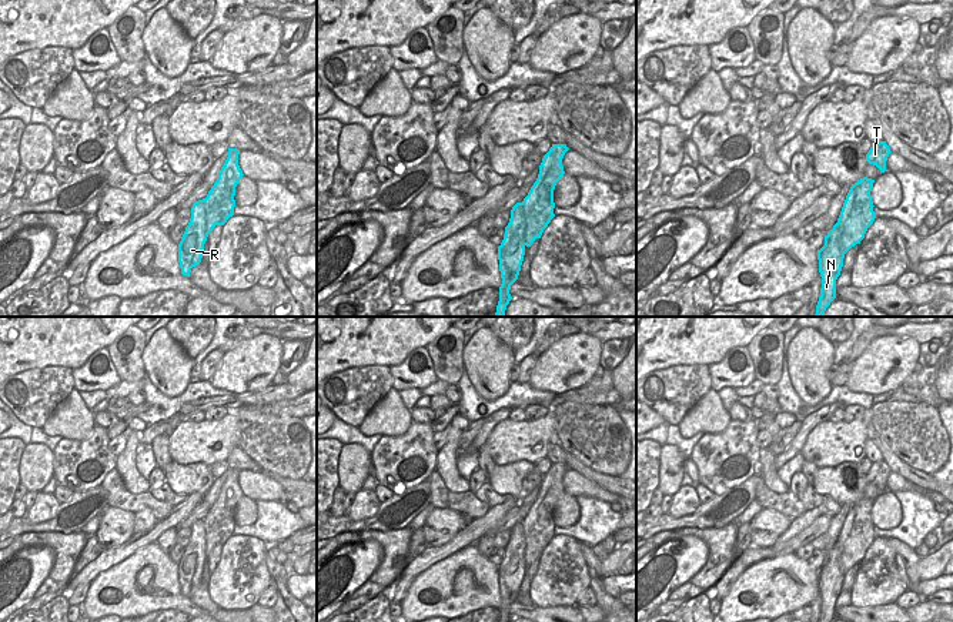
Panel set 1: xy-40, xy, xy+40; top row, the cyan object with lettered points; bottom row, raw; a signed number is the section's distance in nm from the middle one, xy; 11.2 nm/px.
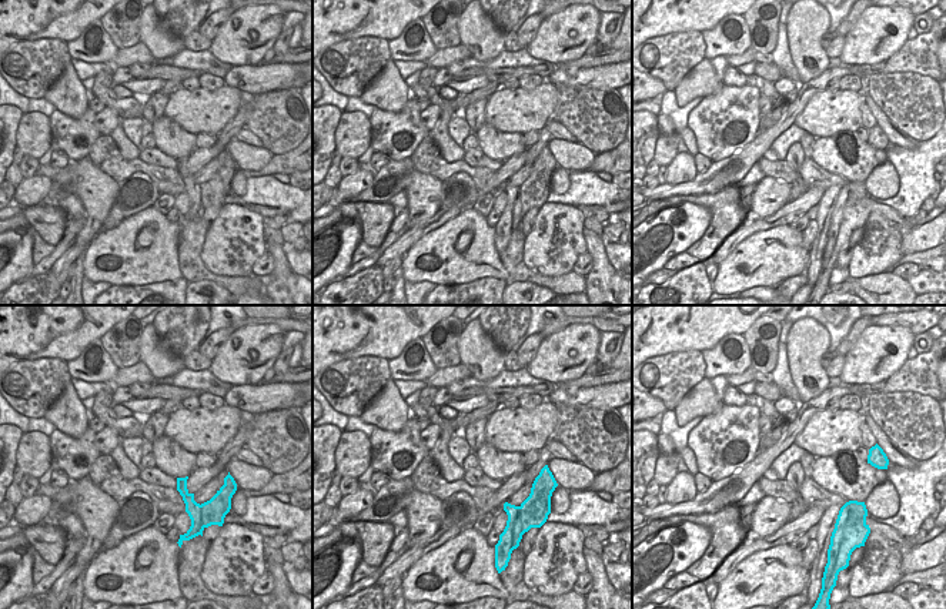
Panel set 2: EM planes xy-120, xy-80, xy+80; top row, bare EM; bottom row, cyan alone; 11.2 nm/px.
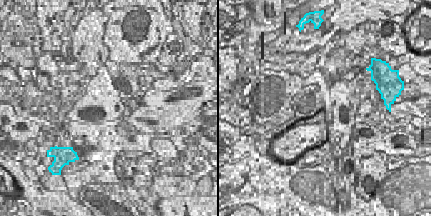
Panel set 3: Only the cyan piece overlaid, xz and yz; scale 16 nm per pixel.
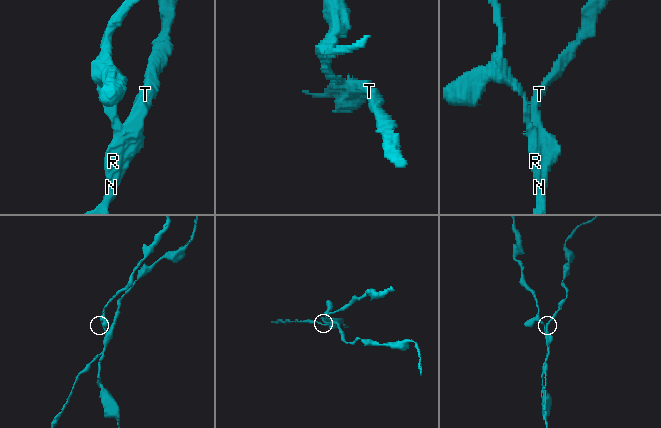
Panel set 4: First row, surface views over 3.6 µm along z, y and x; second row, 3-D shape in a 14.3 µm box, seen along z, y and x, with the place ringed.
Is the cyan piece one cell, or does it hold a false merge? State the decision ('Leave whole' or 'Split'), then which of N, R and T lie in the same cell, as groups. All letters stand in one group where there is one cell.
Split. Groups: N R / T.

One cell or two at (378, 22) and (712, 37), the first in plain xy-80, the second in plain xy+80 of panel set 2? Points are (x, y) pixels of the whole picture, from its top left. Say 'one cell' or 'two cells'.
two cells

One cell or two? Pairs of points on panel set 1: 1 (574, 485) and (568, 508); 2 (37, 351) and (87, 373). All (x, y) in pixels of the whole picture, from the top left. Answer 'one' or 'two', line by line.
1: two
2: two

